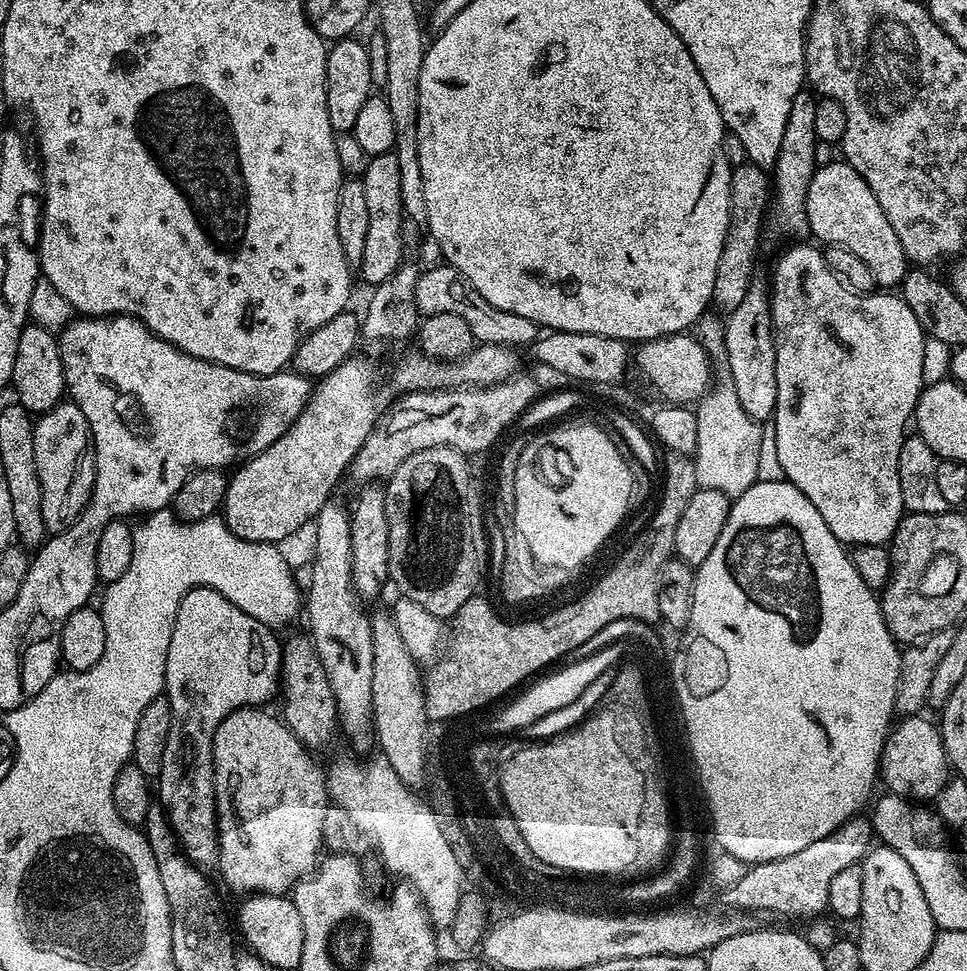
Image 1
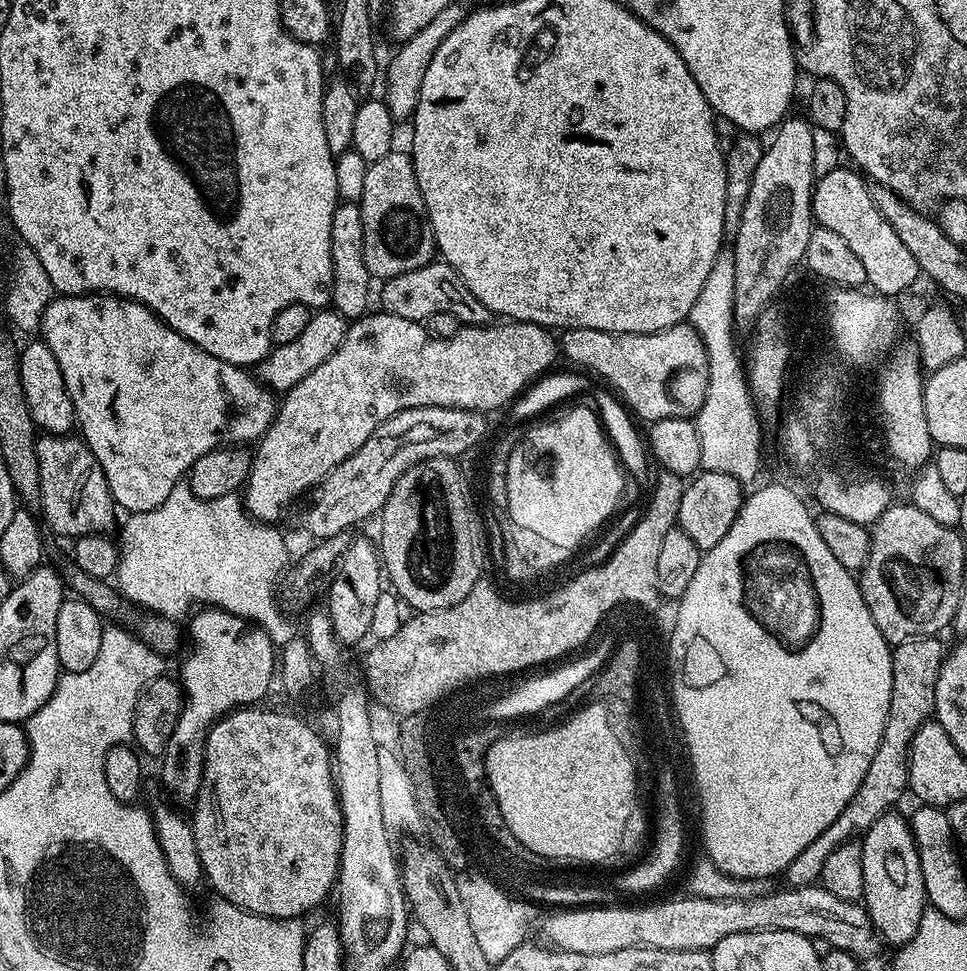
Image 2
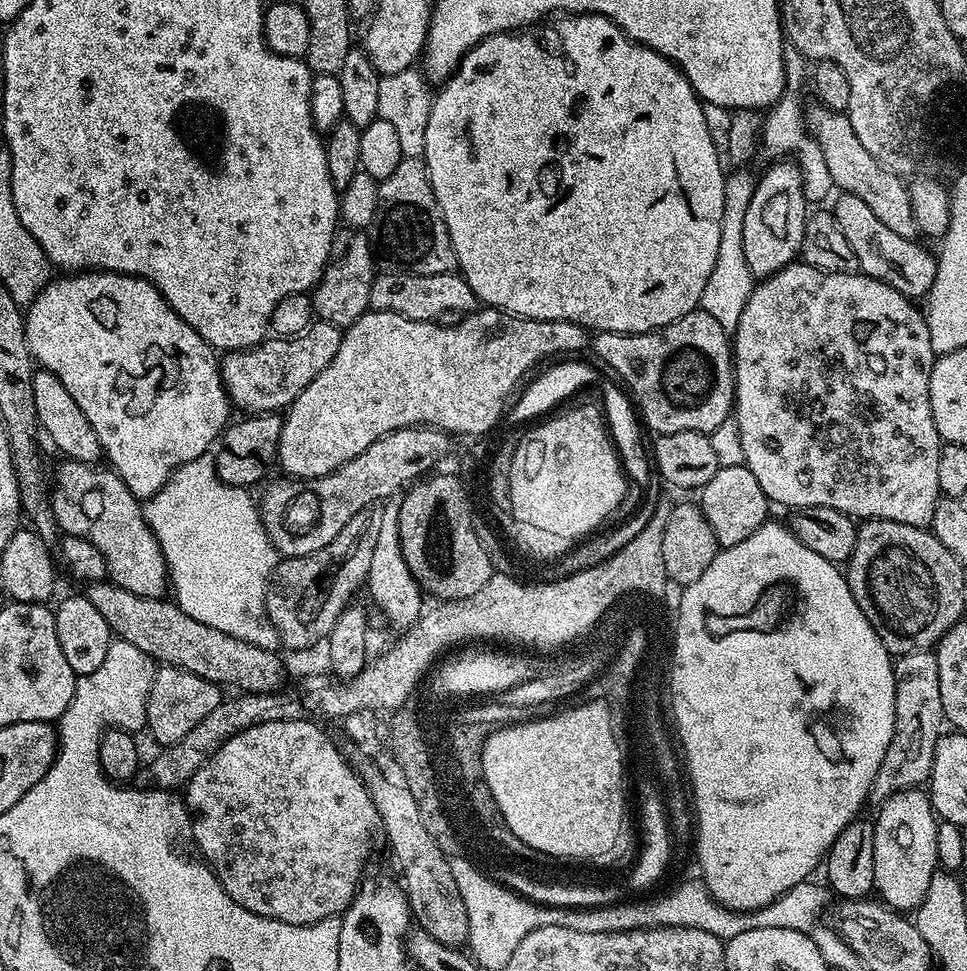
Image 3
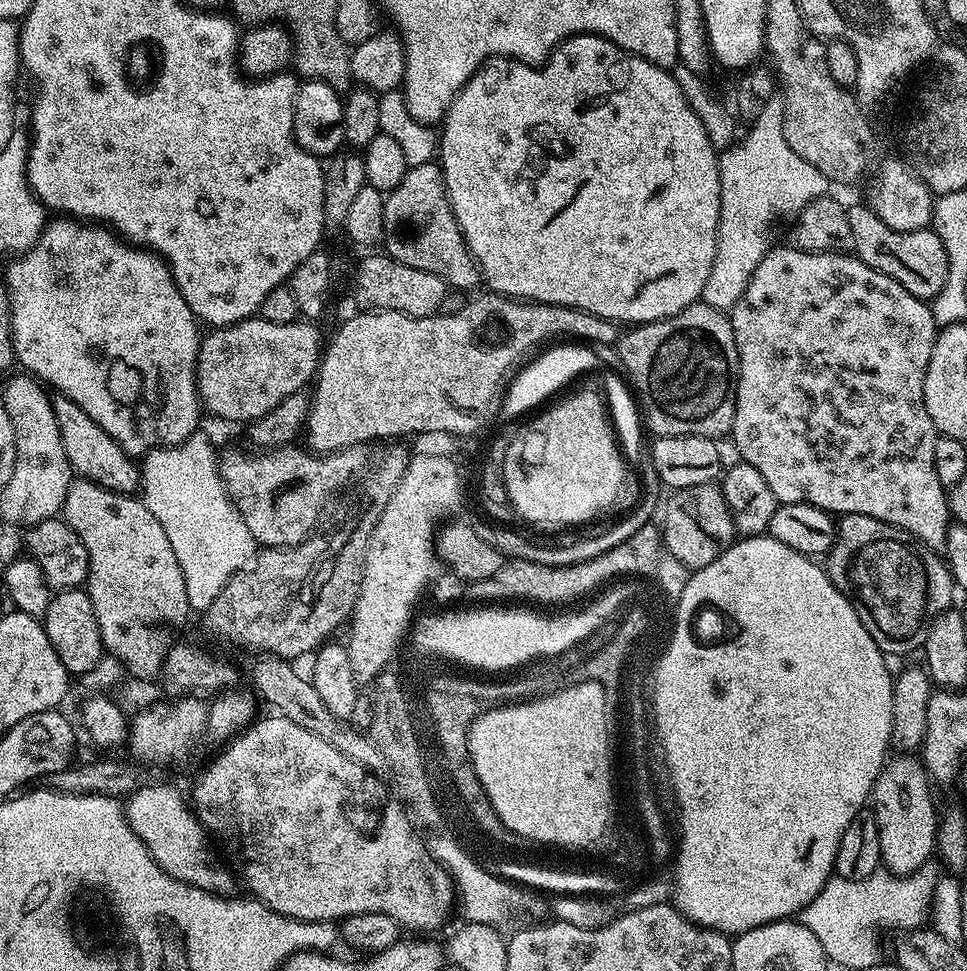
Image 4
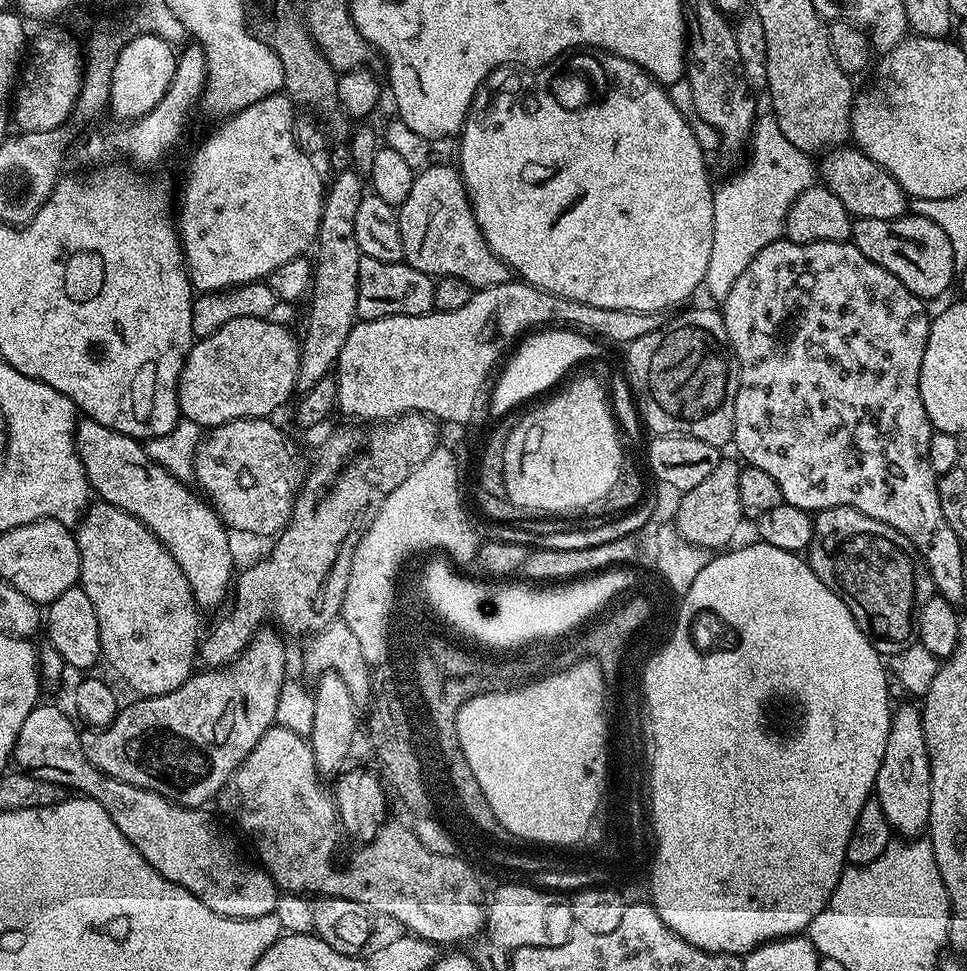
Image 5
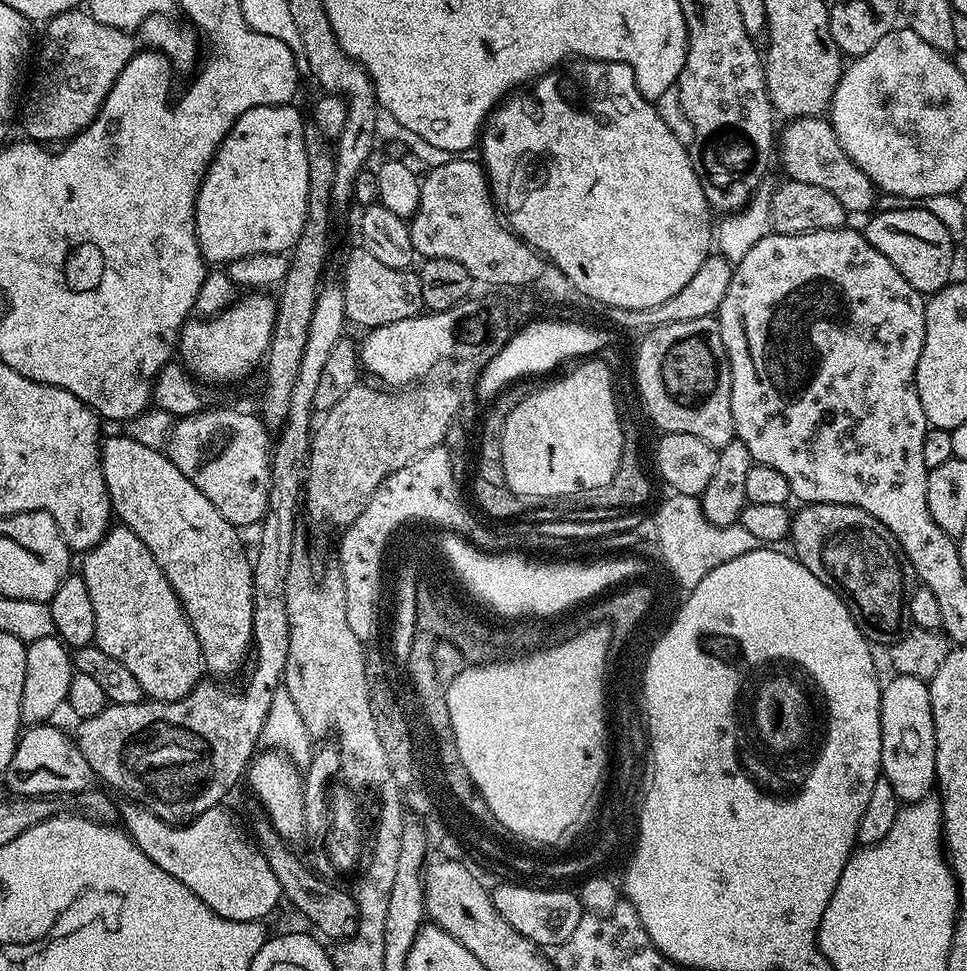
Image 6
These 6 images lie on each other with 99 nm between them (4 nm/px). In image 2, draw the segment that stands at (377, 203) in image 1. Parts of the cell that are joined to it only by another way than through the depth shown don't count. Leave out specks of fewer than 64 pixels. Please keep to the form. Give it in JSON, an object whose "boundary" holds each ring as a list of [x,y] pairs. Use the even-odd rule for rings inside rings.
{"boundary":[[[393,150],[386,154],[386,158],[378,158],[378,162],[368,165],[366,182],[362,185],[362,198],[358,203],[362,210],[366,270],[373,278],[383,282],[406,270],[418,270],[422,266],[433,263],[438,252],[436,239],[432,233],[426,202],[422,198],[422,190],[418,186],[418,178],[414,174],[412,158],[407,151]]]}

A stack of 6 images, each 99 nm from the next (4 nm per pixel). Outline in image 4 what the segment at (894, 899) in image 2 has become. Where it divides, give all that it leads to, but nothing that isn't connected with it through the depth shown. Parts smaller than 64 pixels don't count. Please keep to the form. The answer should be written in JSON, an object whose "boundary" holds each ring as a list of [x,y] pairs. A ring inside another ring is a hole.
{"boundary":[[[900,754],[897,757],[897,760],[889,759],[880,771],[872,788],[870,808],[875,812],[878,822],[883,867],[895,876],[908,876],[933,859],[936,852],[938,811],[932,801],[933,785],[923,763],[917,757],[915,760],[912,754]]]}

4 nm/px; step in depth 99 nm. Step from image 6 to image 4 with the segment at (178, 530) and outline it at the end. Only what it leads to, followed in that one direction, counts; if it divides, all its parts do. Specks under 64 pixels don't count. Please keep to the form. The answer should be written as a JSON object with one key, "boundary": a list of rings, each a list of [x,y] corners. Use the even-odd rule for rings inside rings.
{"boundary":[[[56,394],[51,397],[51,402],[58,418],[63,445],[66,446],[66,458],[72,464],[73,473],[77,477],[90,479],[111,492],[135,493],[142,484],[141,465],[124,451],[117,440],[110,438],[110,434],[106,434],[102,426],[95,424],[86,410],[79,408],[70,398]]]}

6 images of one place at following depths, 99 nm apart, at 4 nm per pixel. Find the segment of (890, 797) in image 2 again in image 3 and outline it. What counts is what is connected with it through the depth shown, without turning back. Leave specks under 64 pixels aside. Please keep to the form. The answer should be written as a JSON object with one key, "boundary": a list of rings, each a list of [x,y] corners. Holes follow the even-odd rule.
{"boundary":[[[932,650],[905,652],[895,661],[894,678],[894,738],[886,746],[886,758],[878,766],[878,774],[872,779],[871,803],[879,806],[895,792],[915,788],[927,781],[932,773],[934,750],[949,731],[948,719],[944,717],[942,694],[938,690],[938,666]]]}

